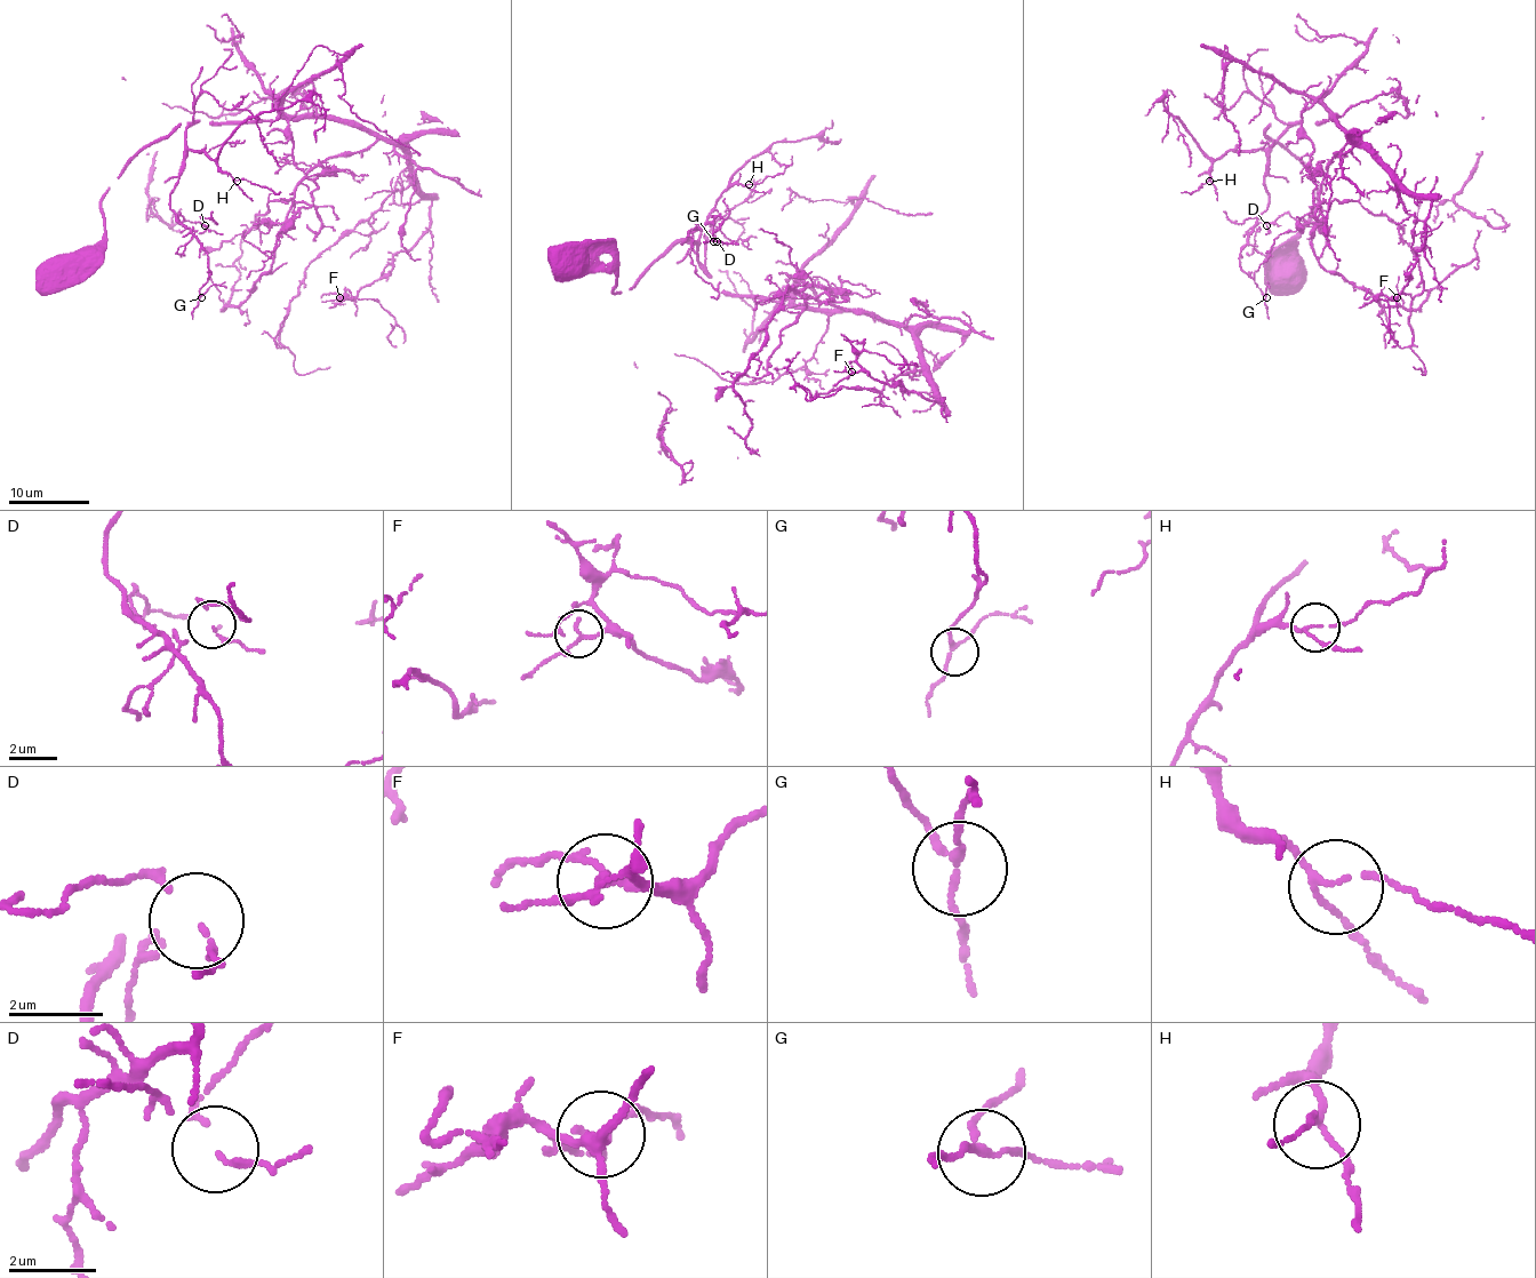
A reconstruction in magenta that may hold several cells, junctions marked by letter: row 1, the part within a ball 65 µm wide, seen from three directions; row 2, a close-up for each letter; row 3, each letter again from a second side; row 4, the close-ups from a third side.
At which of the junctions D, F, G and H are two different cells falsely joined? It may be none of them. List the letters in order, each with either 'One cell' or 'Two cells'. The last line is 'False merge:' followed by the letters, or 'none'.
D: One cell
F: One cell
G: One cell
H: One cell
False merge: none

